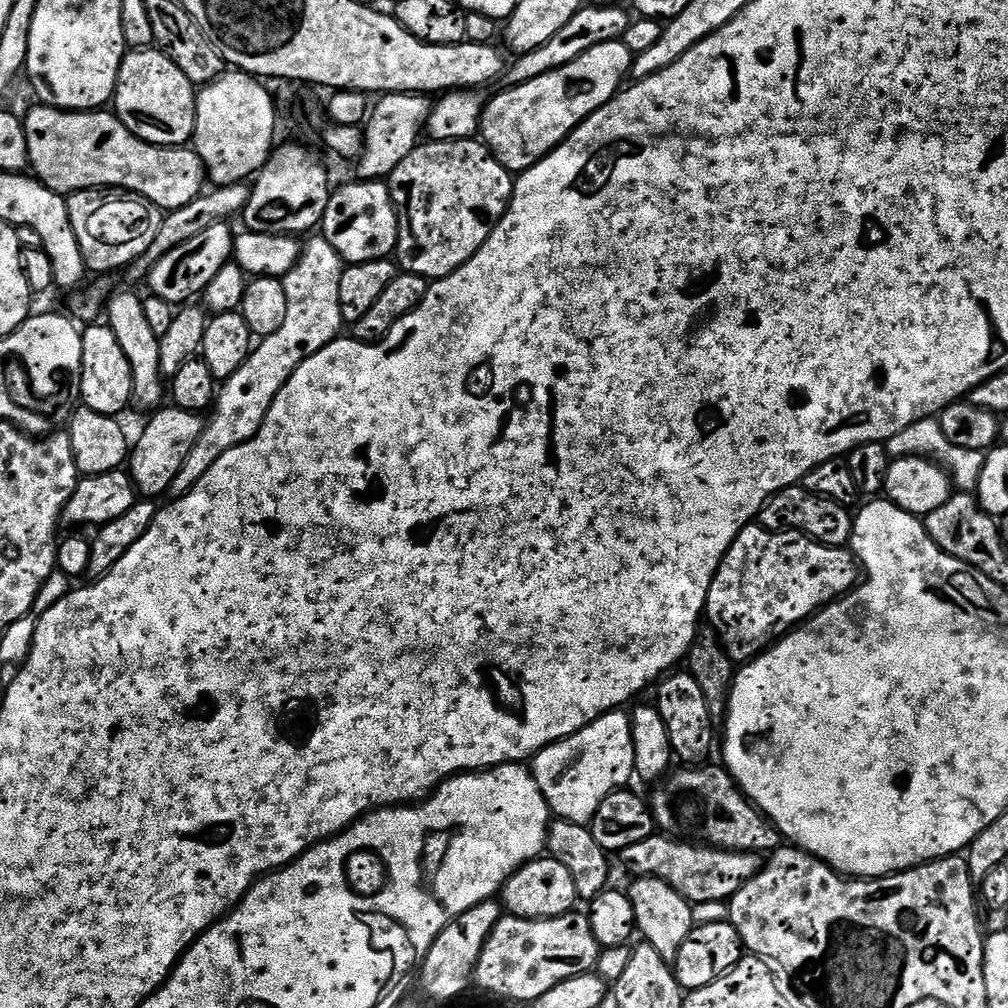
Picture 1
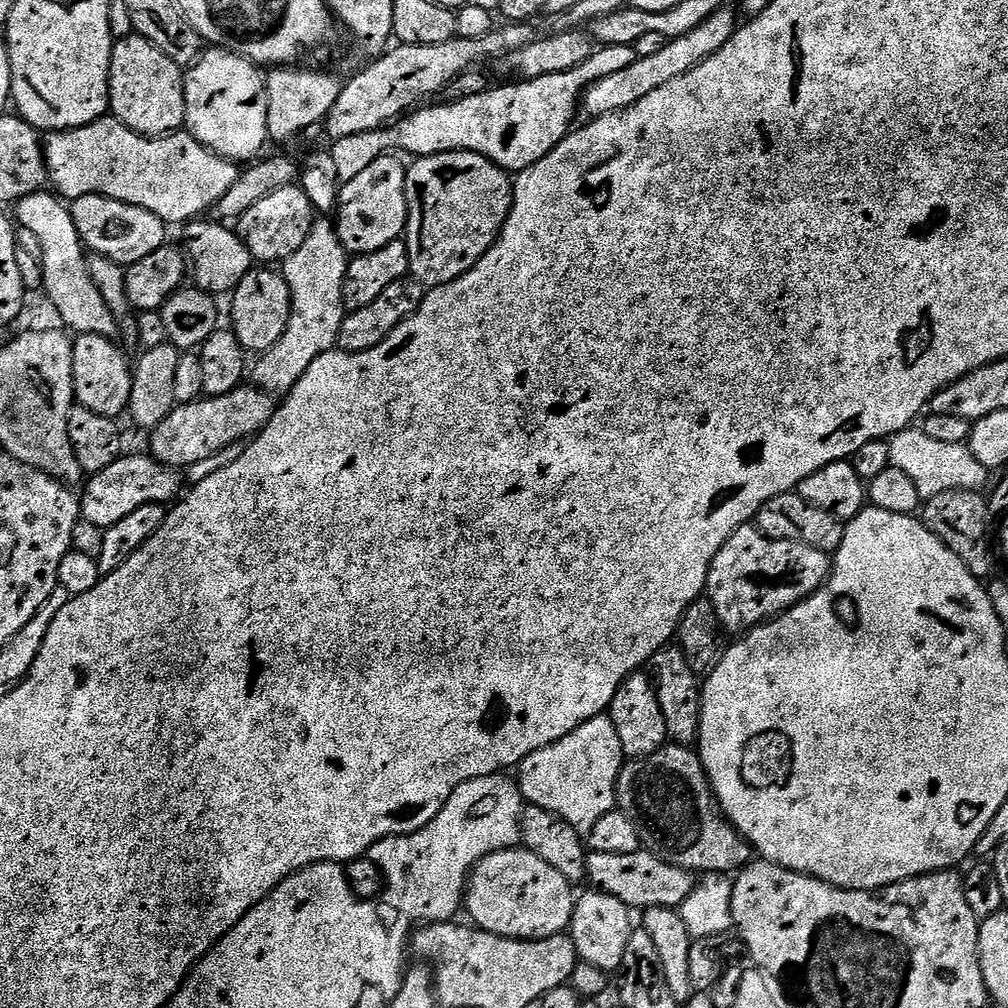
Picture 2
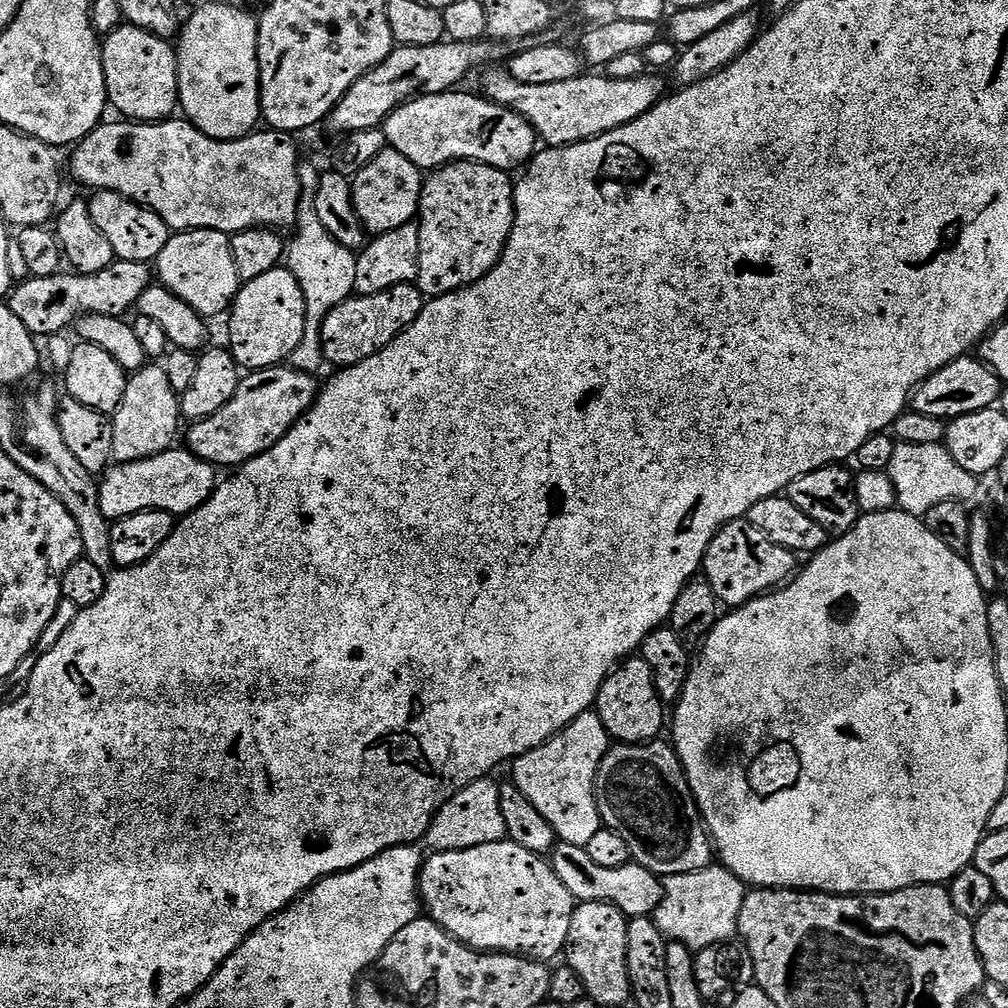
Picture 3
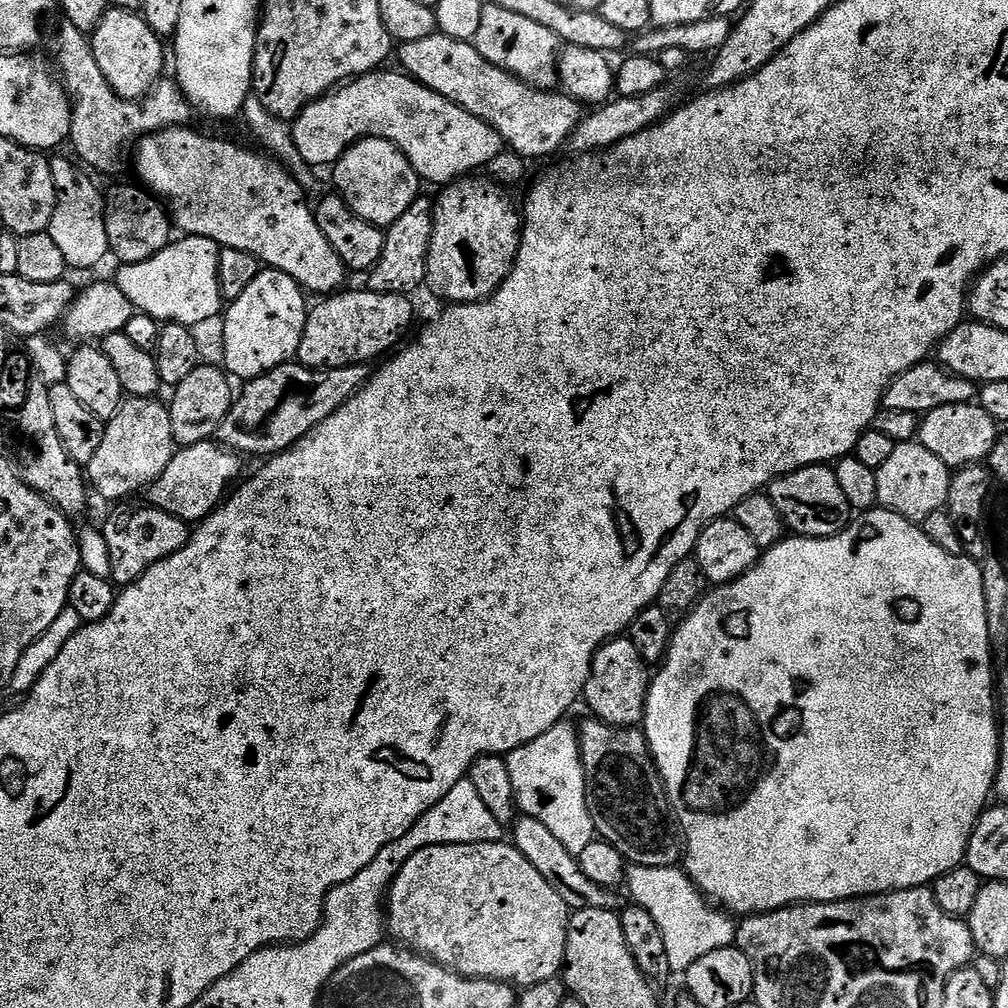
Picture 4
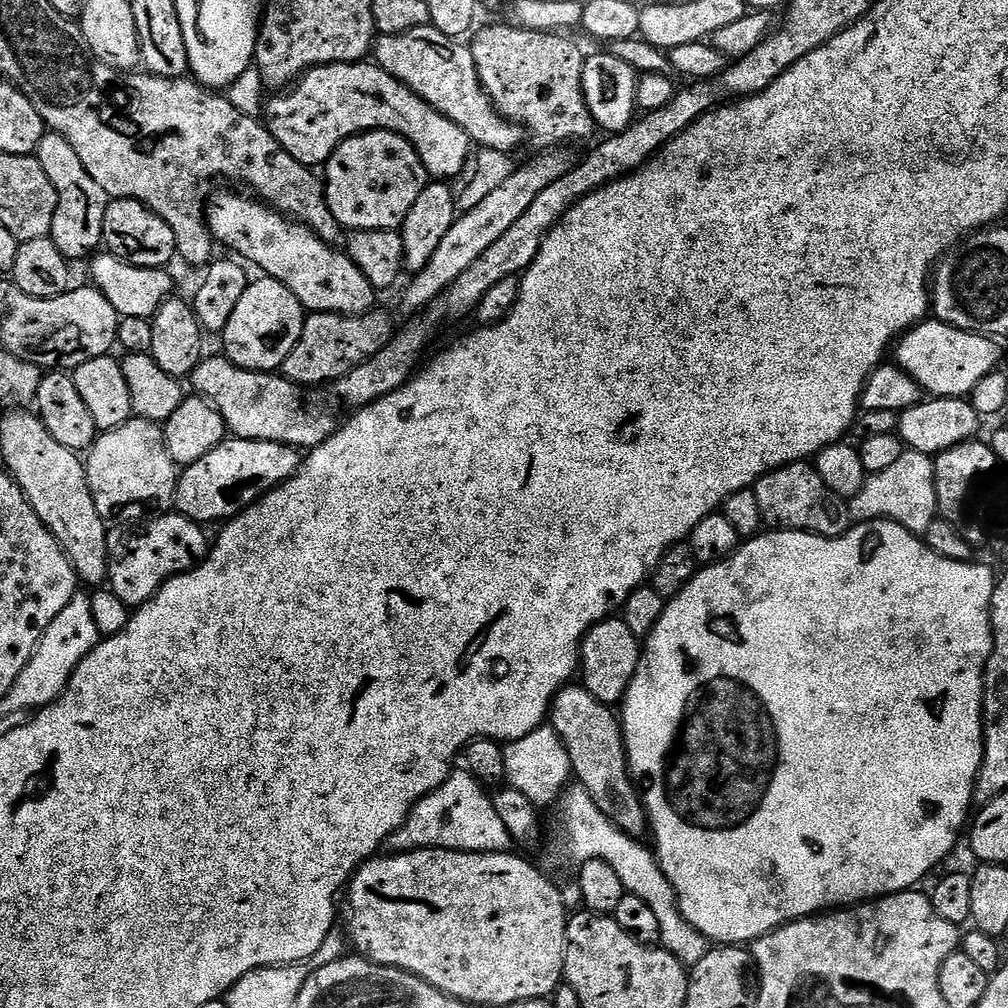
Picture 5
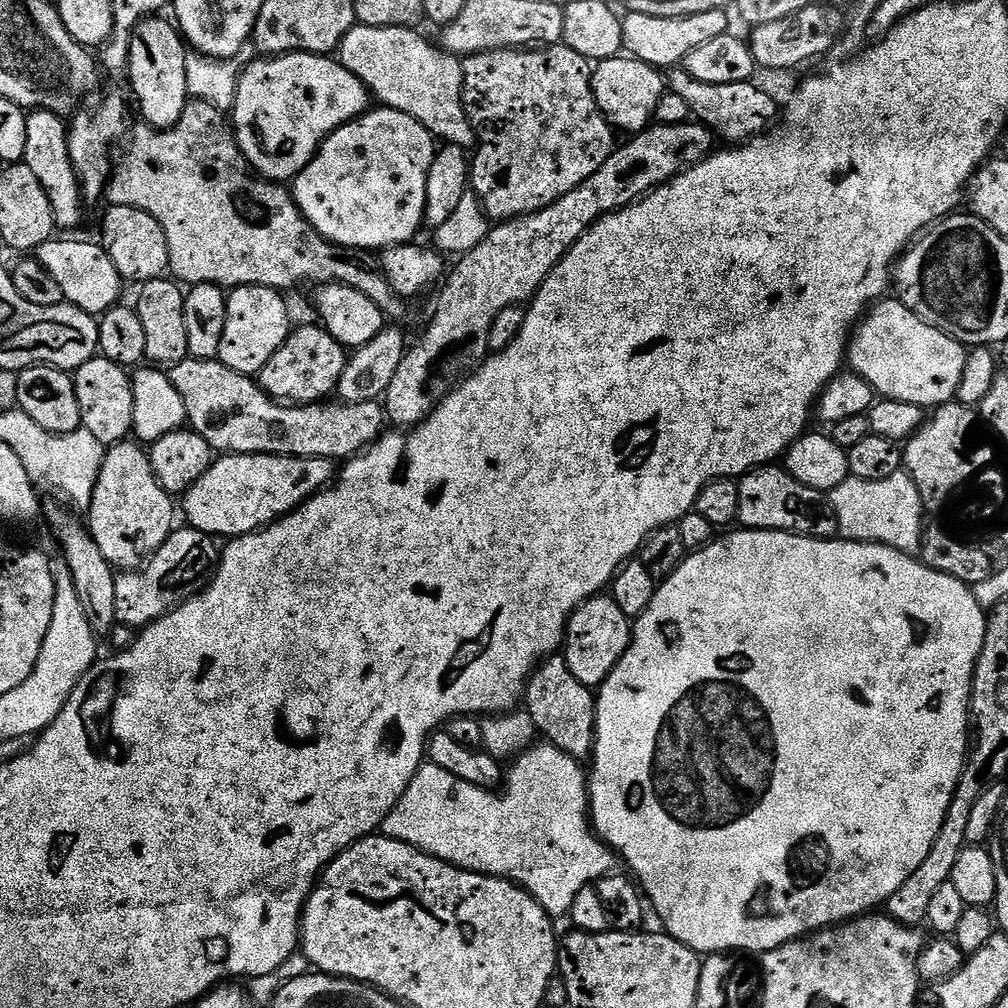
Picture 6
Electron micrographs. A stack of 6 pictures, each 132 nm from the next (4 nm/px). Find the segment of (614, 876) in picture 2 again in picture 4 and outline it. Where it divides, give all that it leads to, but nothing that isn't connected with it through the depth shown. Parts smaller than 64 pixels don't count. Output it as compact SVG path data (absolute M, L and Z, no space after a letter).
M521 815L510 828L510 840L524 855L526 862L530 862L530 866L534 866L534 870L538 870L538 874L542 874L542 878L546 878L546 882L550 882L554 890L558 890L562 902L566 902L569 909L610 908L616 910L621 907L620 900L616 897L617 893L611 888L598 886L598 882L592 882L580 869L579 859L572 856L570 850L566 850L566 846L558 842L558 838L554 838L554 834L550 834L550 830L546 830L546 826L538 822L538 818Z

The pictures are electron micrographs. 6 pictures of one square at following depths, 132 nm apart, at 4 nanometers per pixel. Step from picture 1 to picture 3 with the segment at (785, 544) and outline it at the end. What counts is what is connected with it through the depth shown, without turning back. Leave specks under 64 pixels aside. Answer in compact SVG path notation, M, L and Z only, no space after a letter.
M748 519L731 520L710 542L704 555L702 576L720 599L721 605L734 609L741 604L749 604L757 596L765 595L791 580L798 571L796 560L797 553L770 542L766 534L750 526Z

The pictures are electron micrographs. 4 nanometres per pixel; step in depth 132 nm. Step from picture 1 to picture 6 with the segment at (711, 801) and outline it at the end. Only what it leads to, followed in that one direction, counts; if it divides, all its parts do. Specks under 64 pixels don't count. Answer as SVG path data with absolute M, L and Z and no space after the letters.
M563 655L549 656L532 673L526 689L526 711L534 718L537 731L548 735L547 743L581 762L591 757L596 746L596 696L593 689L574 678Z

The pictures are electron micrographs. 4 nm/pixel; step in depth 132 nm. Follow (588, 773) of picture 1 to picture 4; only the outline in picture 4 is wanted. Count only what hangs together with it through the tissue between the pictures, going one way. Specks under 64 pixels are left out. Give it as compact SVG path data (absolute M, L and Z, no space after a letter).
M562 719L534 742L507 753L510 779L517 809L525 816L538 818L570 854L579 858L582 850L597 839L598 833L586 806L586 774L580 753L580 733L575 723Z

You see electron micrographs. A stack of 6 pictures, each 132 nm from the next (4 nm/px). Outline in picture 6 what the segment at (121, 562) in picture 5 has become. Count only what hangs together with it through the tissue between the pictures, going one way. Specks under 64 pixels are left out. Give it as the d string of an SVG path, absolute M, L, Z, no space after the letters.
M191 526L177 527L162 546L139 570L124 570L117 575L118 610L116 619L134 629L147 628L167 612L175 610L190 596L204 591L216 576L222 555L217 537L207 536Z

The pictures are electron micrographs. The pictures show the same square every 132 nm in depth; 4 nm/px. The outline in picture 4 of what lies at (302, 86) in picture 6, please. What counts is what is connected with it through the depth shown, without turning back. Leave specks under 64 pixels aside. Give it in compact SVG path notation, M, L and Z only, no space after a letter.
M377 70L358 76L347 84L341 84L339 88L314 101L310 106L306 106L306 110L302 110L299 116L291 121L294 152L316 168L322 167L323 164L332 166L350 145L358 140L364 140L367 136L373 136L398 146L398 150L406 154L406 158L414 166L416 175L425 185L447 186L469 174L479 173L476 172L479 168L487 169L505 151L504 139L486 122L462 110L462 106L442 98L442 94L434 90L425 88L403 71L384 71L388 70Z

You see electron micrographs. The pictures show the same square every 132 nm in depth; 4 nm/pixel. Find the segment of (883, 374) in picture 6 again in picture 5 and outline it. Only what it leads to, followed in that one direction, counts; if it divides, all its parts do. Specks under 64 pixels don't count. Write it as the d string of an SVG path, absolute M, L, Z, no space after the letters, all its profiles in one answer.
M928 318L899 337L894 348L894 360L925 393L936 398L968 398L986 374L1001 367L999 346L991 336L958 330L941 320Z

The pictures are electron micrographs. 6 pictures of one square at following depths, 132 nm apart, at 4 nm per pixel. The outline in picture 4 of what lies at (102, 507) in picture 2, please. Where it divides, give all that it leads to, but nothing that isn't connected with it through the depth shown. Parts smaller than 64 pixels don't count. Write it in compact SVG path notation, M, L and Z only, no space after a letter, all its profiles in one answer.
M212 440L181 447L173 455L170 466L166 466L166 470L162 470L162 474L146 490L147 503L185 522L205 520L213 510L220 507L230 489L237 483L240 460L241 457L231 448Z

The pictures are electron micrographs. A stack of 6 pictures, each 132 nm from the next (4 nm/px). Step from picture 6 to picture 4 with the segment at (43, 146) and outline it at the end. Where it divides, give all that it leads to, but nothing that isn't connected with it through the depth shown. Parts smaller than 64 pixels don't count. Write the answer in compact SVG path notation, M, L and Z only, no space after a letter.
M64 156L55 157L52 160L56 205L54 214L50 218L48 233L50 238L54 238L54 243L58 246L62 258L66 258L69 269L96 268L110 256L104 221L106 200L103 195L100 197L95 182L87 176L89 173L75 159L72 160L67 160Z

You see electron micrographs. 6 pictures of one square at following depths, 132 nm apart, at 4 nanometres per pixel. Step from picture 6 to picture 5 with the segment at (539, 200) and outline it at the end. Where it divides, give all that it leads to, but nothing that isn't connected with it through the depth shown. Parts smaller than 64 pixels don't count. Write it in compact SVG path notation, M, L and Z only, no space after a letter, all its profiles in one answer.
M511 22L488 24L484 29L482 28L470 40L478 78L486 90L486 94L492 100L493 106L512 123L518 124L524 129L530 144L532 140L535 147L533 149L547 150L572 146L575 140L590 139L592 132L597 131L597 126L586 106L586 98L582 90L586 52L583 52L571 40L571 35L558 32L535 32L518 28Z

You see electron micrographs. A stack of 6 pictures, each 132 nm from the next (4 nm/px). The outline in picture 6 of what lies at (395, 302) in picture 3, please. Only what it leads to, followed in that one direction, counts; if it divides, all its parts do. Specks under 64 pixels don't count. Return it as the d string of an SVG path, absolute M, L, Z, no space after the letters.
M316 324L293 327L284 345L258 373L258 382L269 395L288 402L315 403L331 397L328 395L331 392L333 395L339 389L342 370L346 370L348 365L349 353L327 328Z

